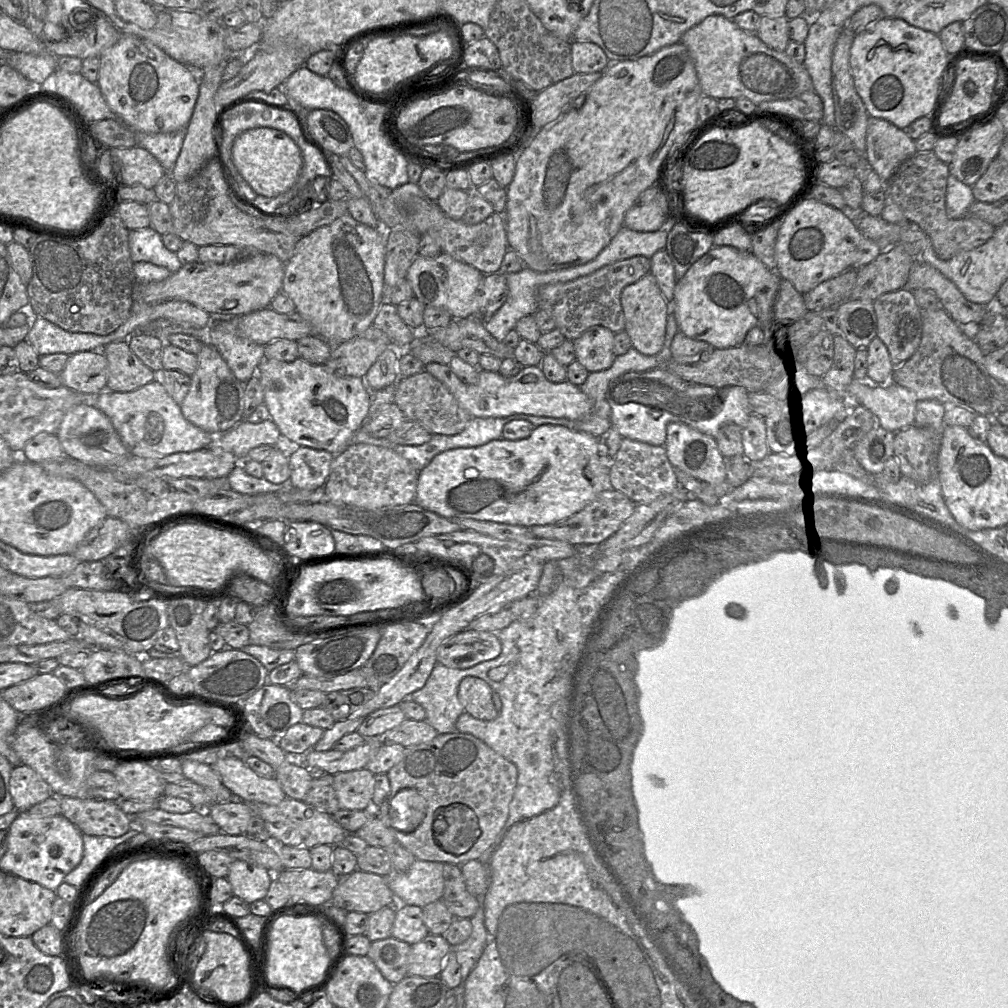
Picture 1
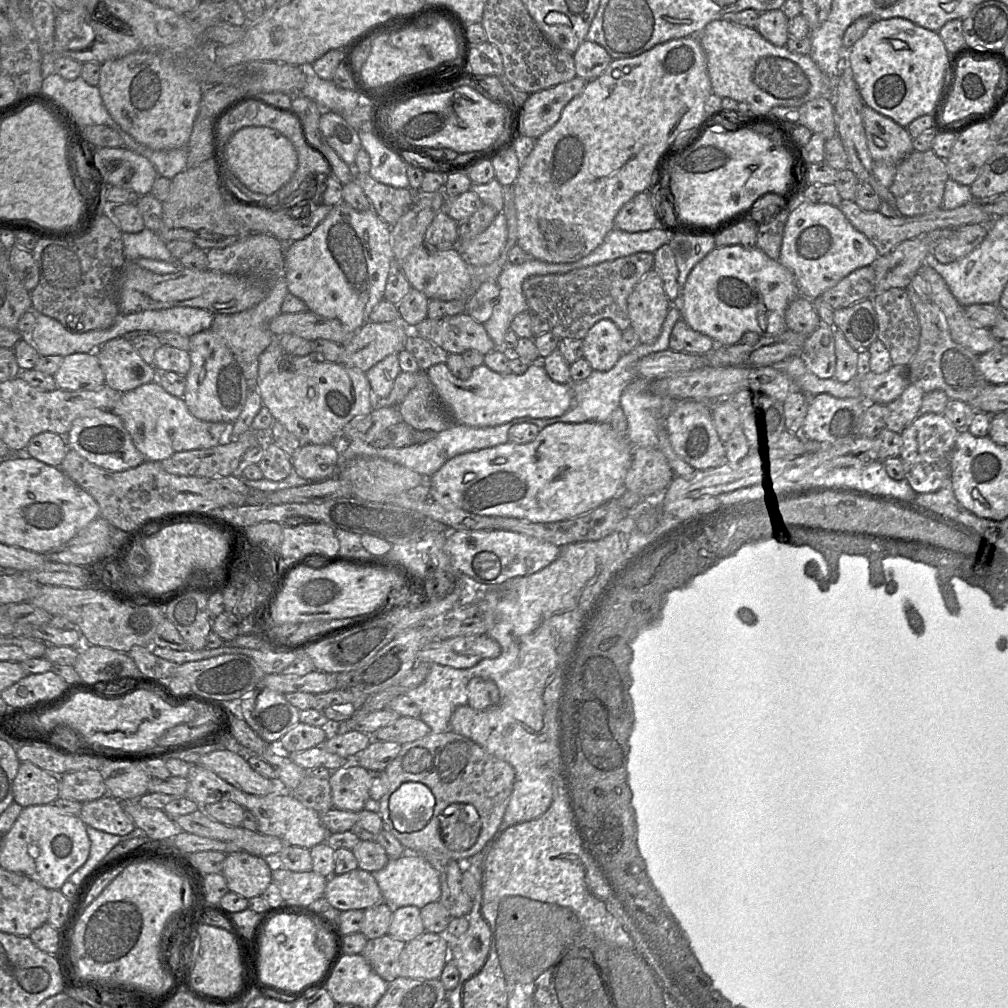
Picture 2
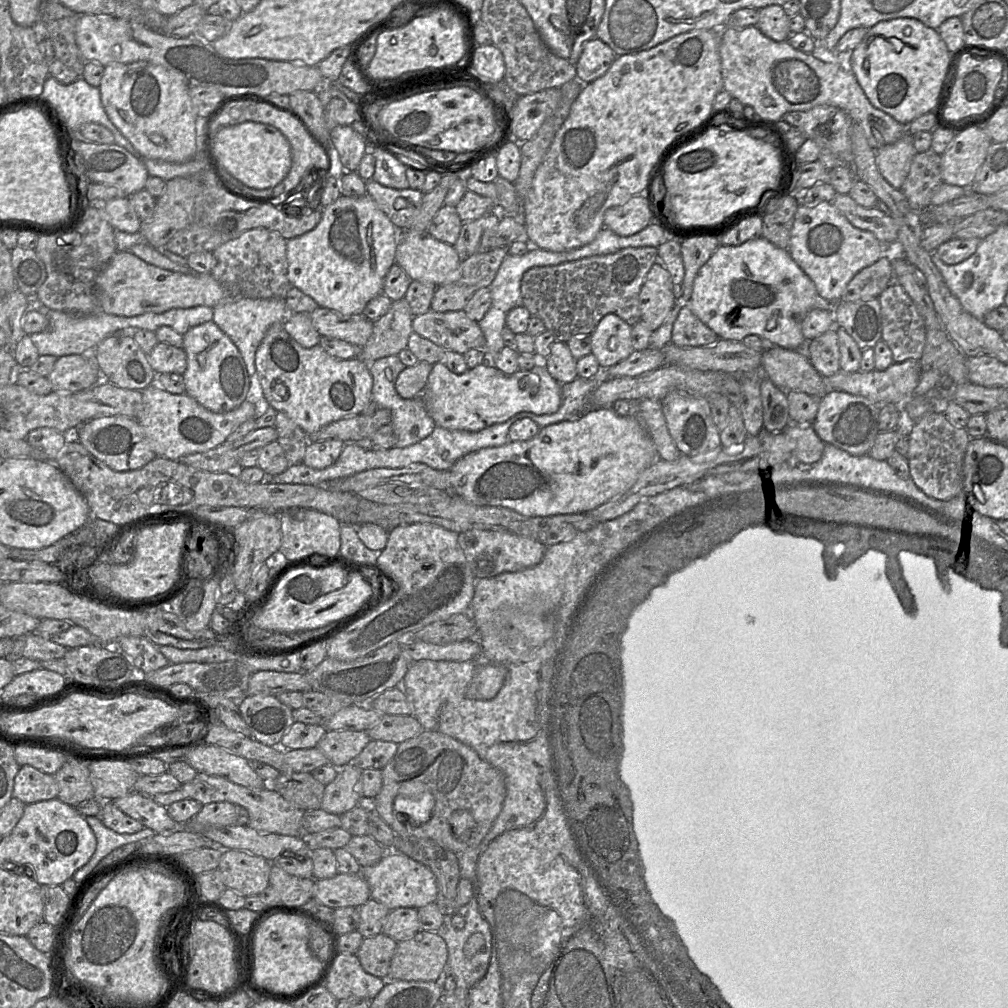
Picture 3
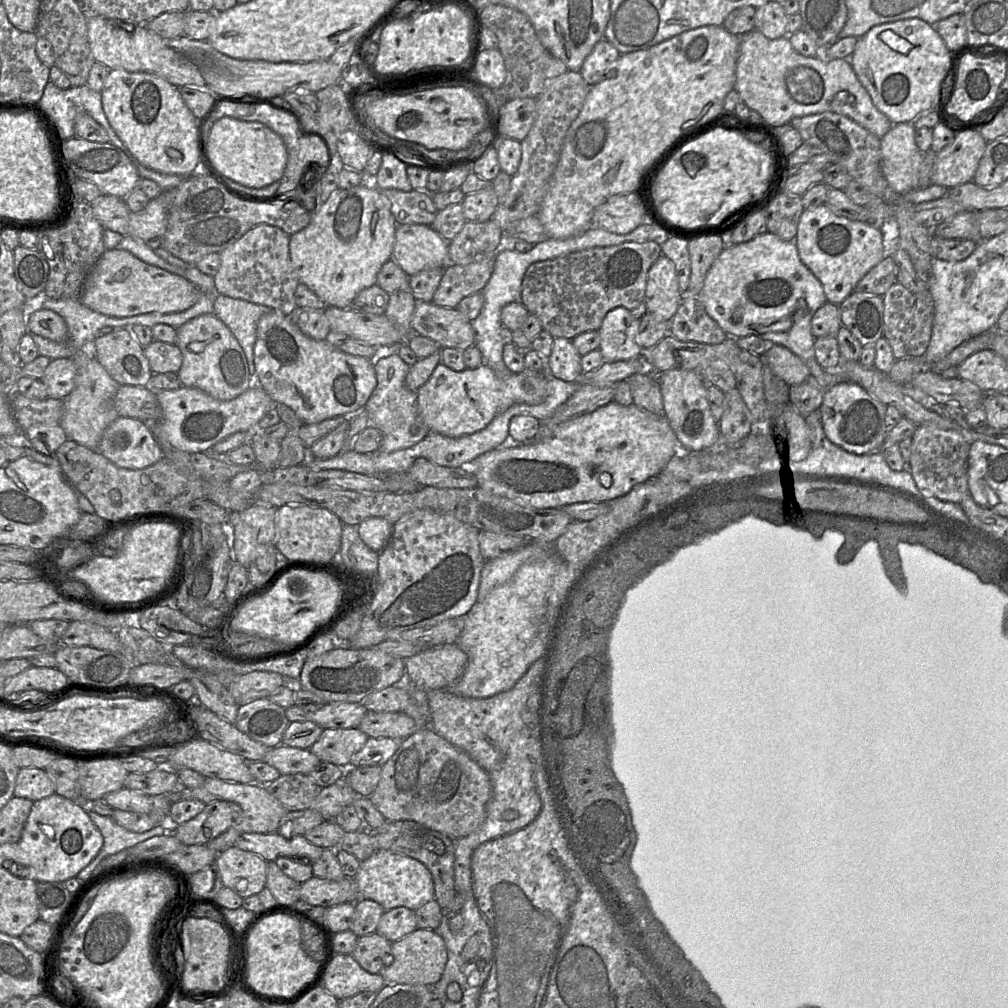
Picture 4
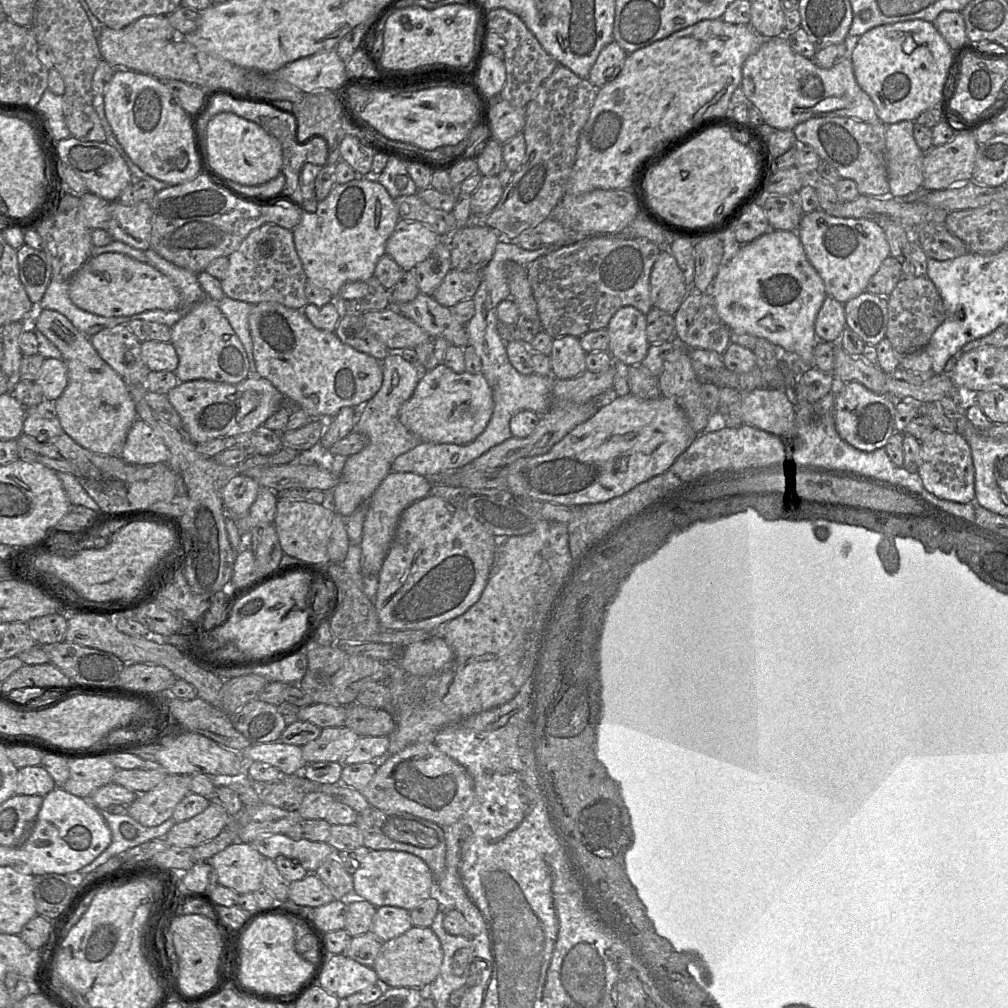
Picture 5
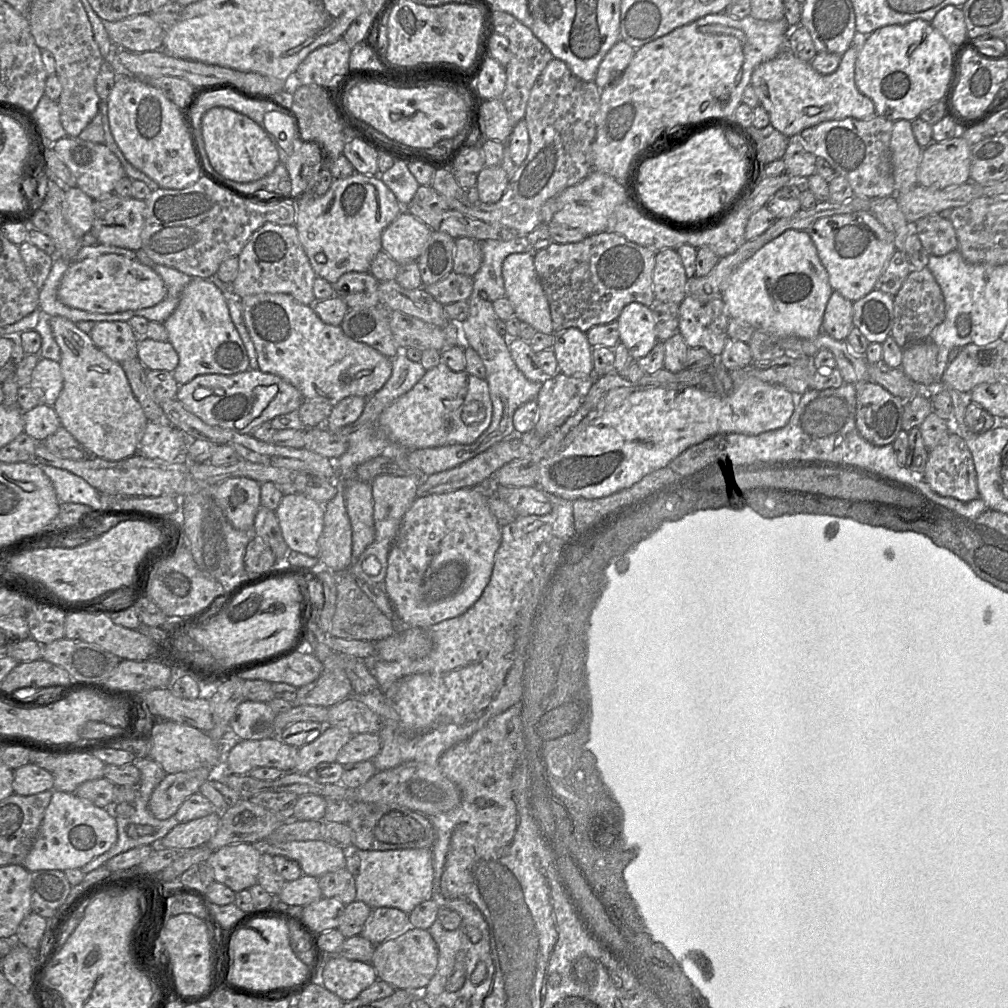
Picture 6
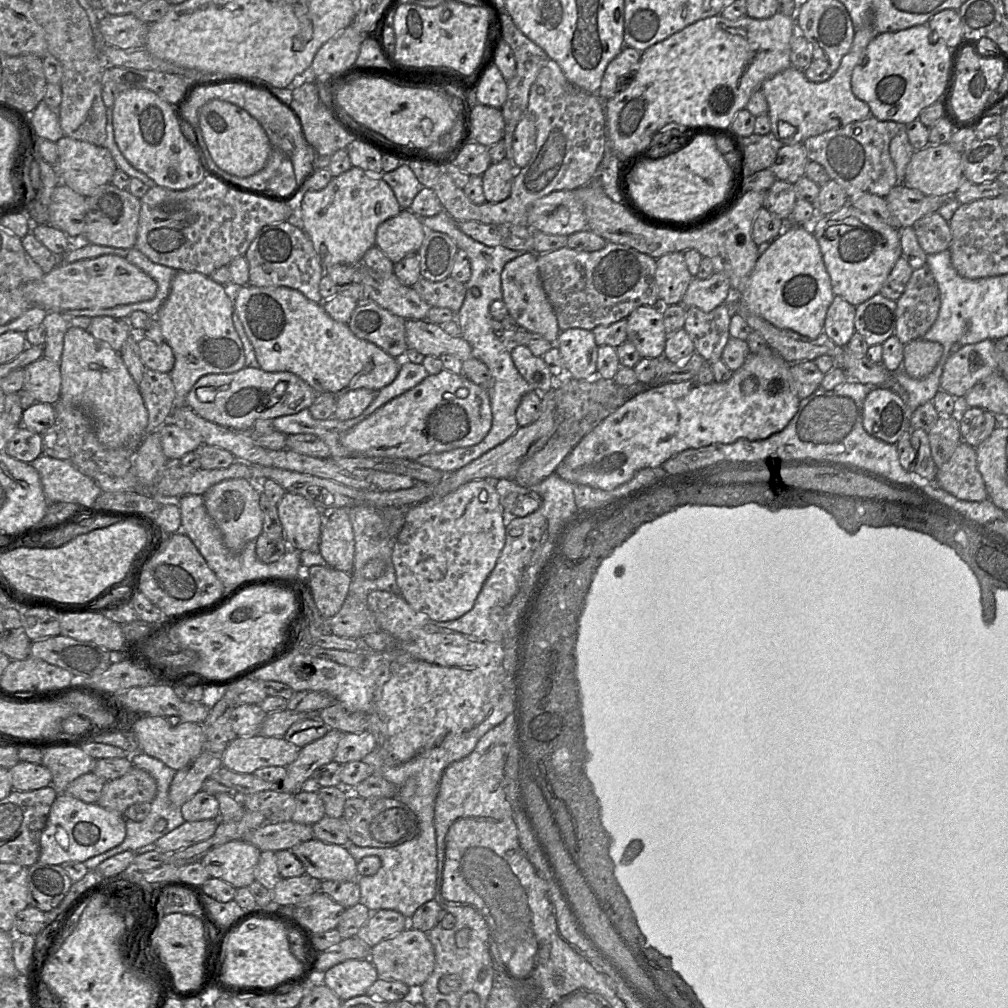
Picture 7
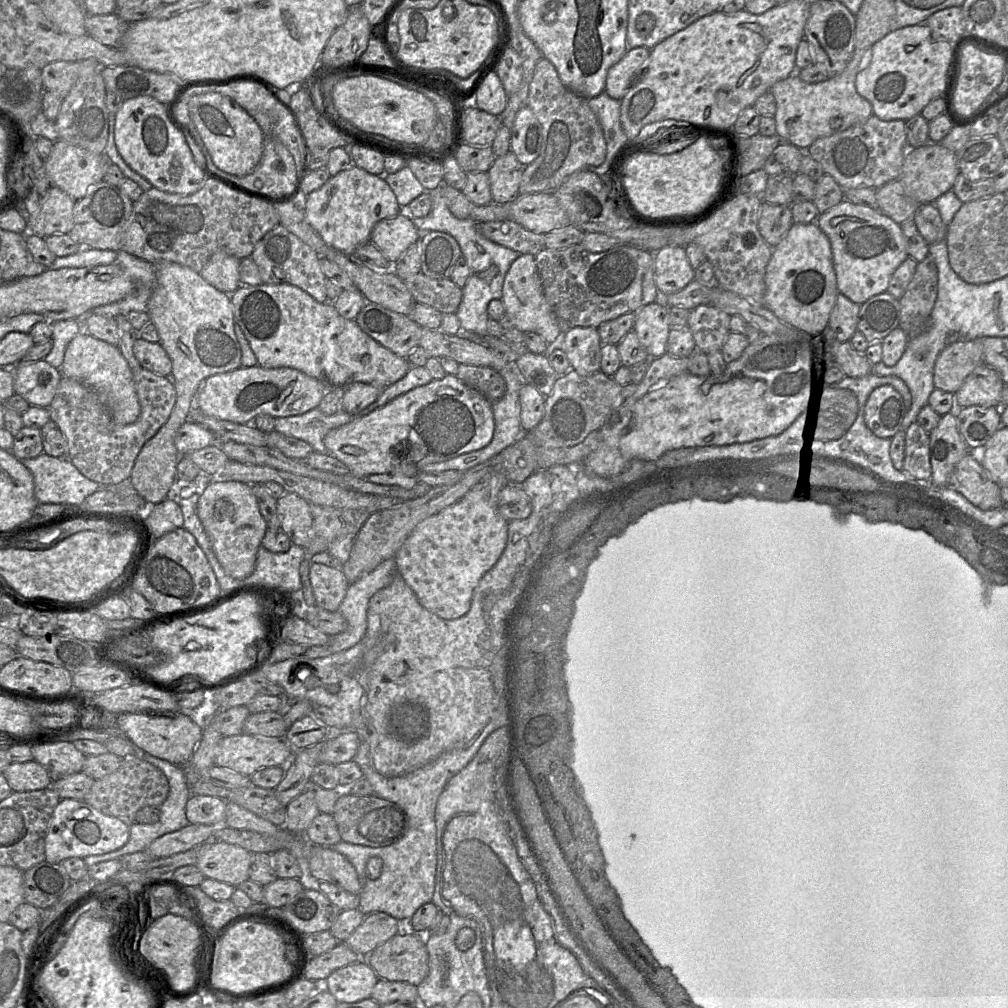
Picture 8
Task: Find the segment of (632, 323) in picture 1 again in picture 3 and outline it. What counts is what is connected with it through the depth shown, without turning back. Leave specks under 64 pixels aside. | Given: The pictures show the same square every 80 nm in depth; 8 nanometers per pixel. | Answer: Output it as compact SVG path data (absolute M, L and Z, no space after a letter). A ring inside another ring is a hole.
M655 262L646 275L639 294L641 321L656 331L674 307L671 275L660 263Z

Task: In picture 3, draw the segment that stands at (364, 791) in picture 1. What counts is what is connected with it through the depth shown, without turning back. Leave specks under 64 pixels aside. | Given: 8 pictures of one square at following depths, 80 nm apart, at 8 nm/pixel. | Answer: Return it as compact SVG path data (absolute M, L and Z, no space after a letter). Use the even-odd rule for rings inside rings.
M349 764L338 769L335 779L325 786L321 809L339 816L361 804L361 773L362 769Z

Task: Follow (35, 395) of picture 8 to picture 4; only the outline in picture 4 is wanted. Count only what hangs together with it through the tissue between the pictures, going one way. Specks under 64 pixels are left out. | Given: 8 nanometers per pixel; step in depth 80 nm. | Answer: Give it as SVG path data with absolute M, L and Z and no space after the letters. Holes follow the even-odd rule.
M72 358L52 359L41 378L48 396L63 400L76 385L76 366Z

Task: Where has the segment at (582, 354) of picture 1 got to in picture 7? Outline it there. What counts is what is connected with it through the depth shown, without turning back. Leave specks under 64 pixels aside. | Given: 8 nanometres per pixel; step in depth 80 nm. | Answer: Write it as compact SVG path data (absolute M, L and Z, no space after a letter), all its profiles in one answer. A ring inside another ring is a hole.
M640 306L627 320L627 339L631 341L641 358L660 358L664 355L667 334L663 314L657 306Z

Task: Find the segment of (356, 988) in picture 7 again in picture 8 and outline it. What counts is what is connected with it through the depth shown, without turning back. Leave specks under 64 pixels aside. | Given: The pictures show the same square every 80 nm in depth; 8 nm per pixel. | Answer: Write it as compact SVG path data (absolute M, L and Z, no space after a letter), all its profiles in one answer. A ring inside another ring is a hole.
M365 959L333 971L322 983L338 1003L353 1003L371 997L379 977Z

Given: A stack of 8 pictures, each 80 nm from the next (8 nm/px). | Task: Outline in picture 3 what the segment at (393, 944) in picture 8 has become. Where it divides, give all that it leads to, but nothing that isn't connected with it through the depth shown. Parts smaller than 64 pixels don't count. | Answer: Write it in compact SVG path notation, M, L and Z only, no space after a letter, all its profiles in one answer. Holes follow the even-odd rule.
M419 931L412 938L397 944L387 981L436 981L445 973L448 949L444 939L431 931Z

